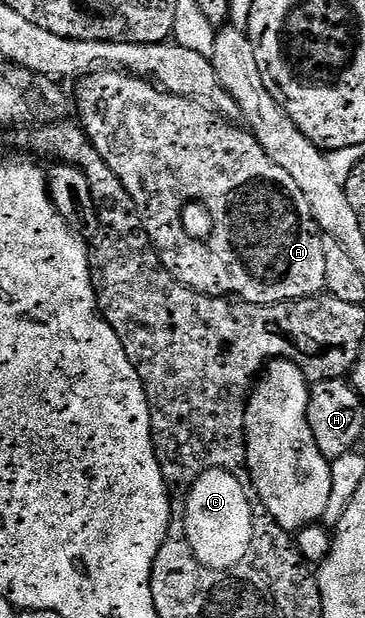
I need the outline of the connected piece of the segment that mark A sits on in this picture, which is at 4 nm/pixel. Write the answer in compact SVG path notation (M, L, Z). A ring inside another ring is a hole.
M106 67L94 72L88 73L86 76L78 78L77 84L79 85L75 89L73 89L73 101L79 104L79 117L78 120L81 122L84 129L87 131L87 138L90 139L92 147L98 151L101 155L101 159L105 159L105 163L111 170L113 171L113 175L117 175L121 179L121 183L125 187L127 191L129 191L129 195L135 201L136 205L139 206L142 215L143 215L143 226L147 229L147 234L149 235L149 239L155 245L155 250L159 253L159 258L161 259L161 263L165 266L166 269L174 275L178 281L183 285L189 286L190 289L196 289L199 293L204 293L205 295L209 295L210 297L230 297L230 298L238 298L241 301L248 301L249 303L257 303L258 305L272 305L273 303L281 303L282 301L296 301L297 299L305 299L306 297L317 297L320 296L326 290L327 287L327 279L325 277L325 247L323 246L323 242L325 240L324 234L321 232L319 225L313 219L313 210L311 210L311 204L309 203L309 199L305 199L305 191L301 191L301 187L297 187L297 182L293 180L293 175L289 175L289 171L284 171L283 168L277 167L277 163L273 163L273 159L269 159L269 155L266 151L261 147L261 143L258 139L255 138L253 132L248 131L246 128L238 129L235 125L230 125L229 122L226 121L223 117L218 117L217 114L214 113L213 110L210 109L210 104L204 103L199 99L192 99L189 97L179 97L175 93L169 93L164 91L160 86L156 85L154 81L146 78L146 77L136 77L130 73L126 73L124 71L120 71L117 69L108 69ZM190 201L200 201L201 204L204 205L205 208L211 212L211 238L208 241L198 241L195 237L190 237L187 234L187 229L183 226L183 208L186 207Z

